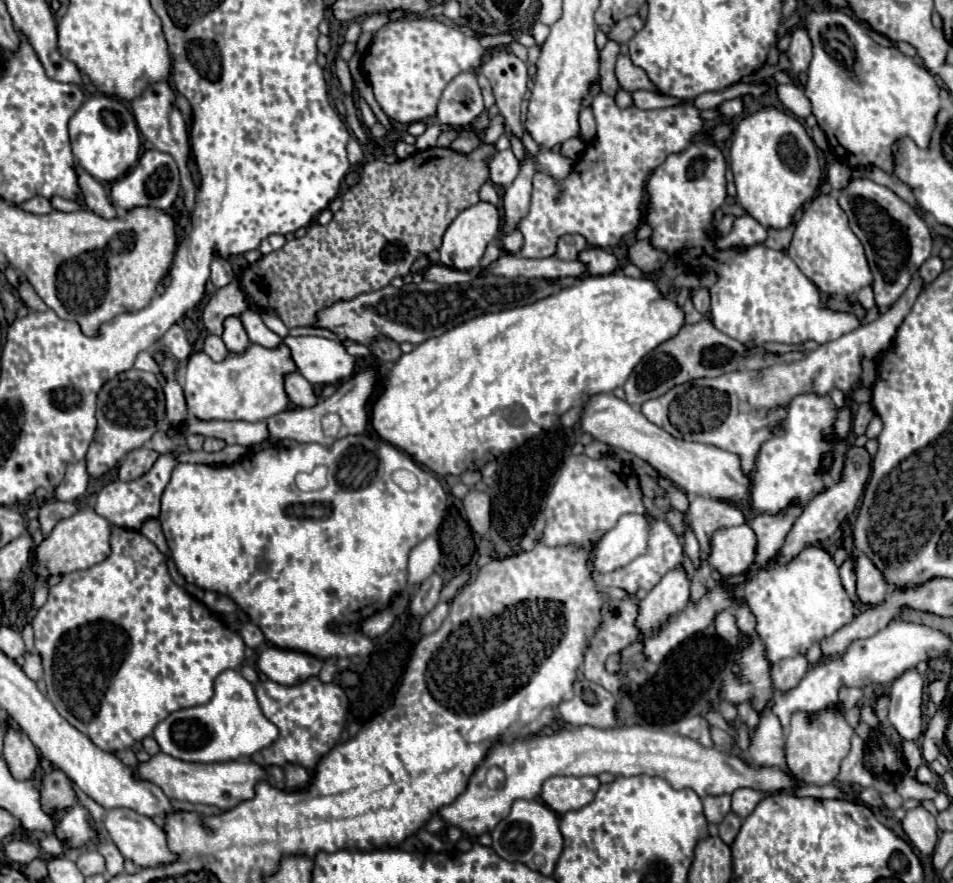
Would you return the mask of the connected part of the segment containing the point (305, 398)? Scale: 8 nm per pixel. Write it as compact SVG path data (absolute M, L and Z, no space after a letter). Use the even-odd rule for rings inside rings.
M299 372L285 374L285 392L287 392L289 400L295 406L309 408L309 406L313 406L317 402L317 396L313 392L313 386Z

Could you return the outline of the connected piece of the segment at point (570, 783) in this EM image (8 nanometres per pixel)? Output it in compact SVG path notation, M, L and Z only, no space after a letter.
M553 776L545 780L541 798L557 814L577 810L593 802L601 782L597 776Z

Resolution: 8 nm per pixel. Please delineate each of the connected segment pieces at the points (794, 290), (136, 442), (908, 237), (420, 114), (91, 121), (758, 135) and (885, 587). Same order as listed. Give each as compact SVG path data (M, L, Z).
M697 140L685 152L669 156L647 184L647 222L653 226L653 244L661 250L677 252L693 270L705 266L719 274L717 284L711 286L713 326L739 342L757 336L757 344L801 344L807 340L823 344L855 330L859 320L821 306L819 288L795 266L787 252L769 250L763 244L745 250L715 250L711 218L727 198L725 172L727 162L719 146Z
M135 368L117 374L113 380L105 382L97 396L97 432L87 452L89 474L105 474L127 452L145 446L151 440L151 436L165 424L165 396L157 376Z
M869 178L851 180L849 186L843 188L837 196L841 208L845 208L849 216L851 230L865 248L873 274L871 286L875 292L875 302L879 310L885 312L885 308L889 308L889 304L893 304L905 292L911 276L917 274L921 264L931 256L931 232L913 206L903 202L889 188L879 186Z
M403 20L389 22L371 42L361 60L361 70L369 80L375 100L383 112L401 124L419 122L435 116L435 108L443 88L465 70L473 70L481 64L483 46L477 38L445 26L437 20Z
M91 96L69 120L71 150L77 164L93 178L113 182L139 160L139 128L129 108L111 96Z
M763 108L757 110L737 122L733 140L731 140L731 170L737 186L737 200L745 208L749 216L761 222L765 228L785 228L791 222L795 210L809 198L817 194L817 186L821 180L821 168L817 158L817 148L809 138L803 124L795 118L785 114L779 108Z
M863 552L855 554L855 572L857 572L857 598L861 600L861 604L871 606L881 604L889 592L889 584L883 572Z

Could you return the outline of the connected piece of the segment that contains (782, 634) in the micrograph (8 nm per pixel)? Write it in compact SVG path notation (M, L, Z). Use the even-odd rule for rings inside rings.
M819 548L803 550L785 566L769 564L763 568L745 586L745 600L757 618L757 634L767 644L771 664L793 656L793 652L809 650L813 642L831 636L855 618L855 608L839 580L839 568Z

